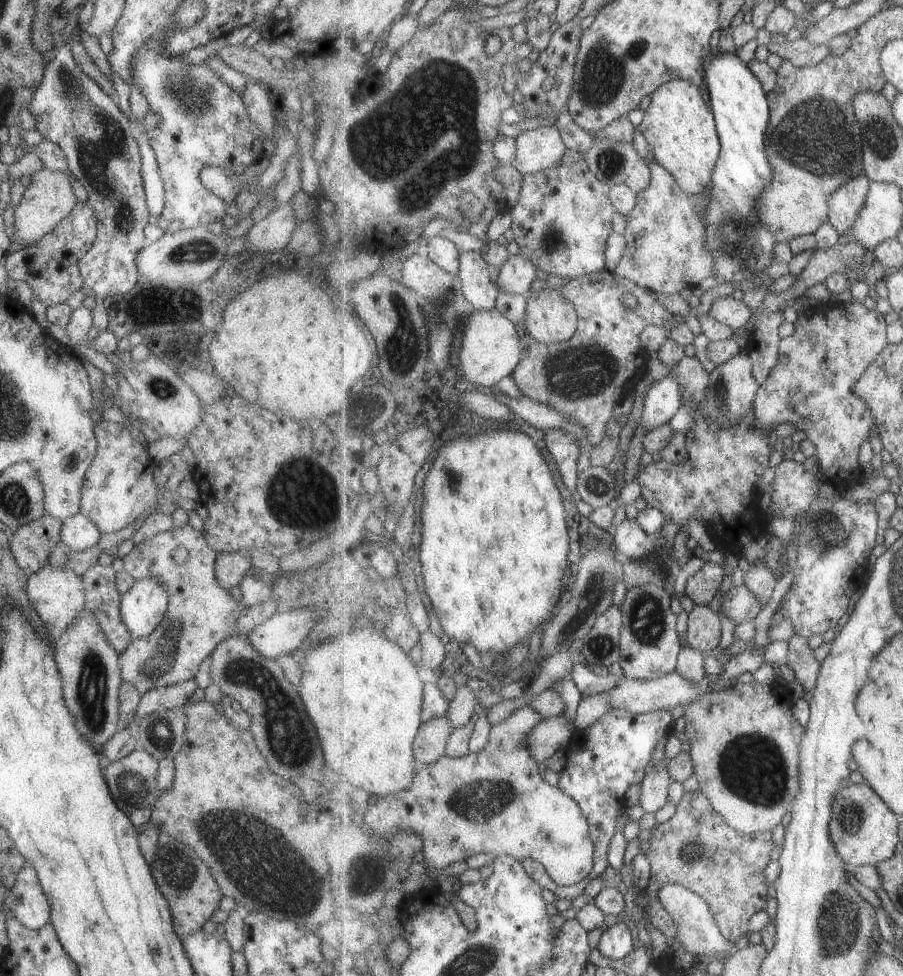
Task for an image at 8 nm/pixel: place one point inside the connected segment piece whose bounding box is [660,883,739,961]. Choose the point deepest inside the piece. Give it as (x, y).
(699, 932)

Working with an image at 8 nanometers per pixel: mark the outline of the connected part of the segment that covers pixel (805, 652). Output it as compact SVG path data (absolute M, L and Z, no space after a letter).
M799 635L791 638L789 643L788 663L796 676L796 687L804 687L808 691L814 691L819 682L823 664L814 656L814 650L810 648L808 639Z

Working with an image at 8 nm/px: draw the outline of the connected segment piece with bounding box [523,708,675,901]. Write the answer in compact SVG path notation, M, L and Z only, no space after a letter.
M626 708L611 709L592 726L584 729L584 734L576 736L576 746L572 746L571 756L564 772L560 773L558 786L562 786L576 802L582 806L591 825L592 840L596 844L595 866L592 874L578 884L564 886L558 884L549 873L547 866L534 858L523 861L528 874L532 875L544 888L551 890L558 898L575 900L586 892L586 888L606 872L611 865L610 846L618 832L622 809L627 809L627 794L632 786L640 784L647 775L650 762L658 744L669 738L674 726L672 710L655 710L653 714L636 714Z

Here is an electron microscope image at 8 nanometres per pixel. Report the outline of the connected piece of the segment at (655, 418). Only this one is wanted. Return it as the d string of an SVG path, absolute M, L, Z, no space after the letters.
M666 376L651 387L640 418L640 425L649 431L668 424L680 412L684 398L684 387L676 376Z

